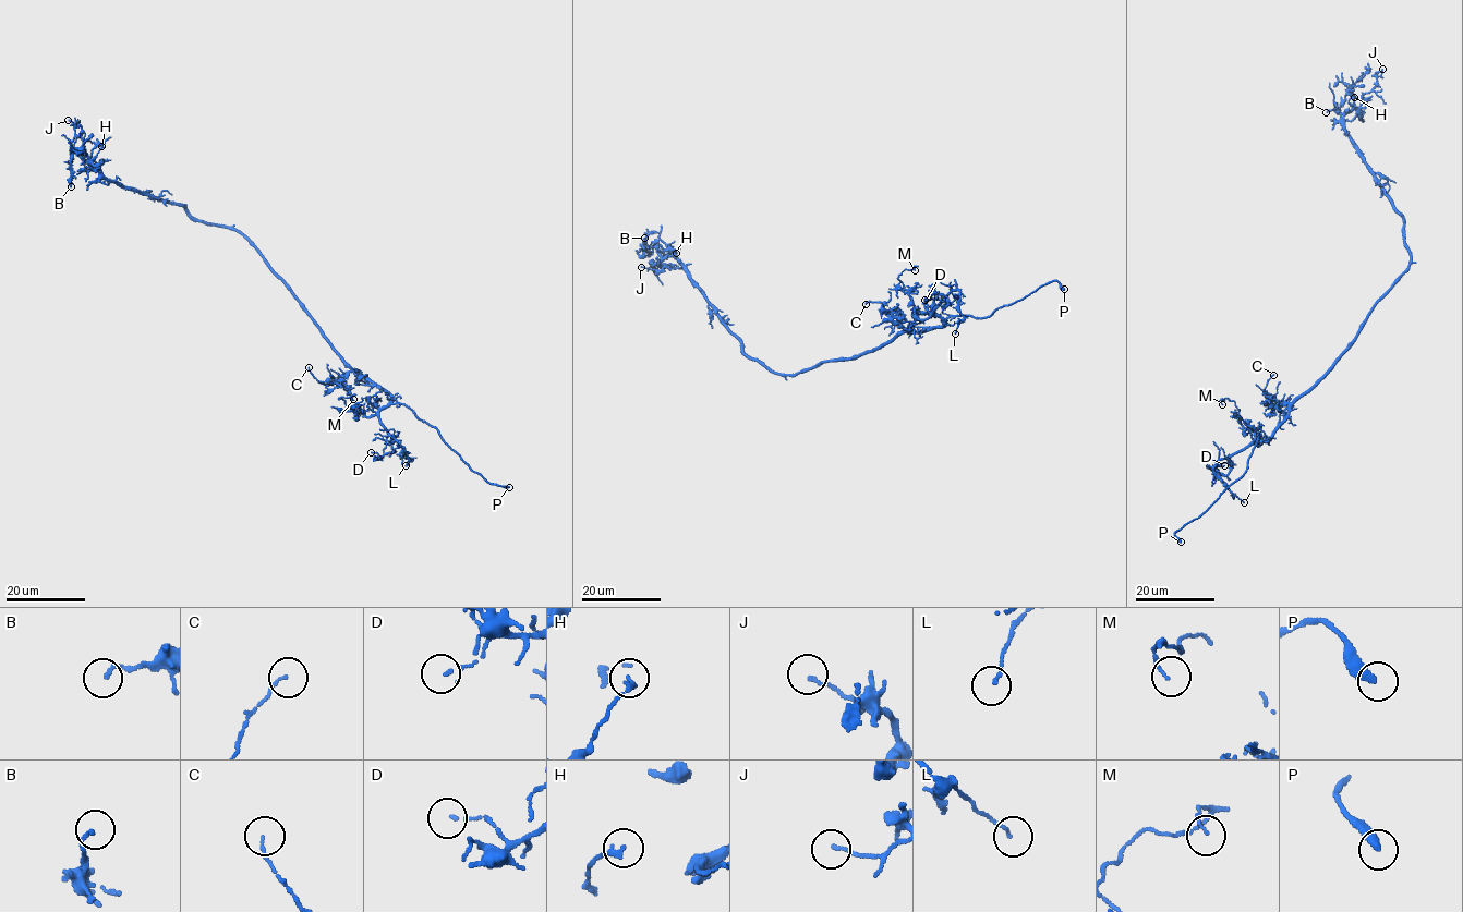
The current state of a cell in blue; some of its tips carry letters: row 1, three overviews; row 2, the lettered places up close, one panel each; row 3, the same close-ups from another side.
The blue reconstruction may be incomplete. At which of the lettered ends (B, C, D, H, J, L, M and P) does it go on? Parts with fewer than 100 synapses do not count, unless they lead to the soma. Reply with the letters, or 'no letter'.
P

